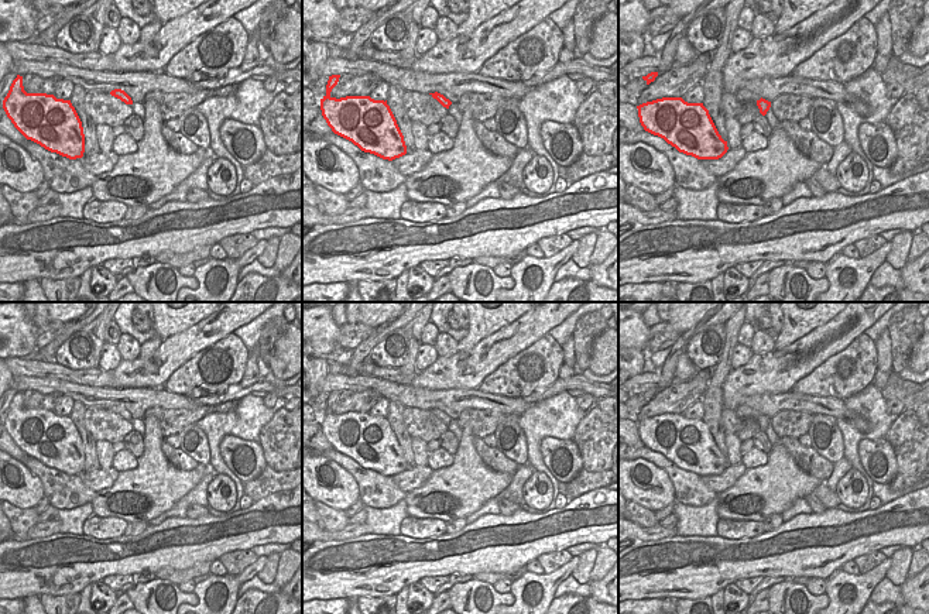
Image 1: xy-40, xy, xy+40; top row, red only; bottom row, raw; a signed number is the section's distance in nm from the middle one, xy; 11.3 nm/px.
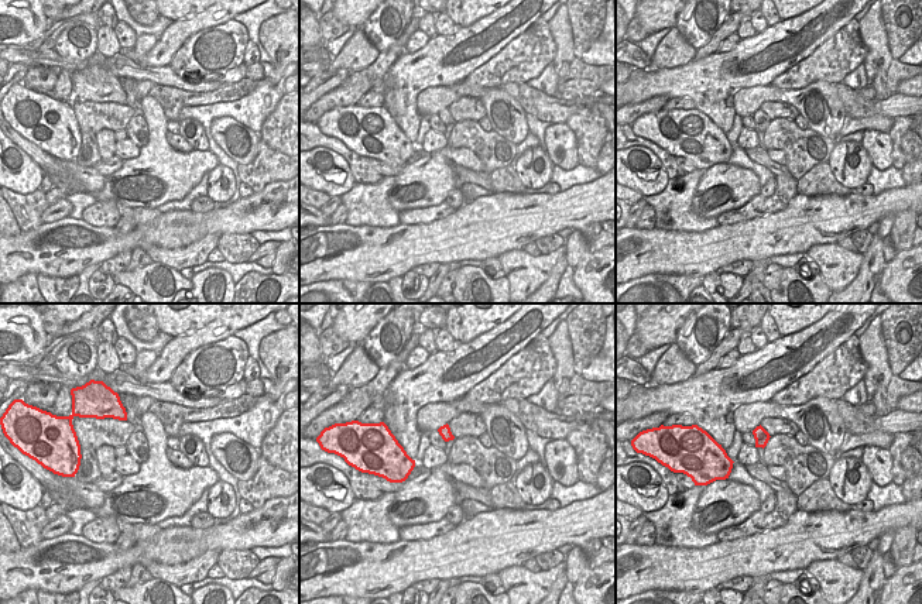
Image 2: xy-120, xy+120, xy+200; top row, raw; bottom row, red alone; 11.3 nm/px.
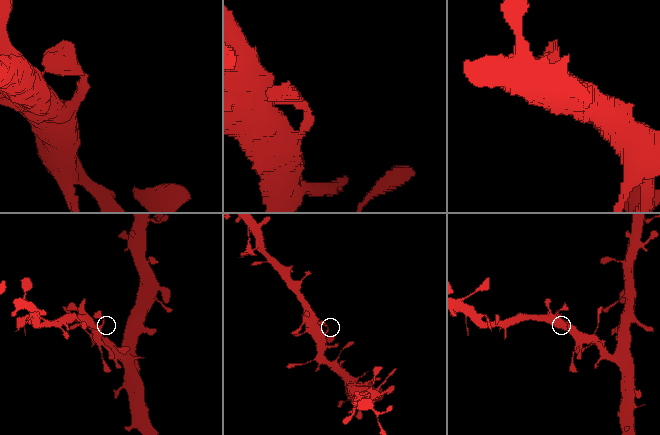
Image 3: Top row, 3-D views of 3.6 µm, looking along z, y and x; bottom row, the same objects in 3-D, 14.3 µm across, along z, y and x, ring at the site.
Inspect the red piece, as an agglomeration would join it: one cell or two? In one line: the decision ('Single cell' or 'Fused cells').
Single cell

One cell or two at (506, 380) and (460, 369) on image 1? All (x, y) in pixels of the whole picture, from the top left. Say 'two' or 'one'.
two

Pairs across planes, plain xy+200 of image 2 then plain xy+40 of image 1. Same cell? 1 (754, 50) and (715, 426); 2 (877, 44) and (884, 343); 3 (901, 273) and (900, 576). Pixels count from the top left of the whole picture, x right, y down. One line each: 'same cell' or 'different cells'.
1: different cells
2: same cell
3: different cells

